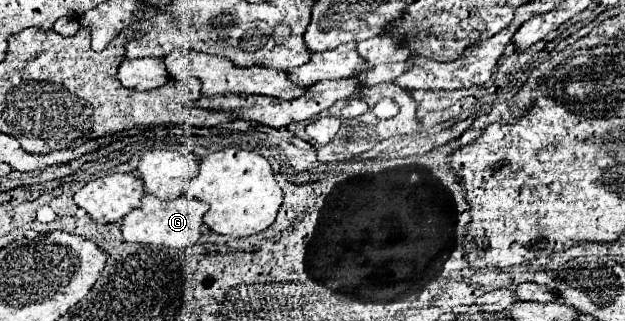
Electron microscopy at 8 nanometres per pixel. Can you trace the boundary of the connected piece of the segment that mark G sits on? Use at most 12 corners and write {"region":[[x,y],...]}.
{"region":[[143,195],[121,221],[123,239],[189,247],[207,203]]}

